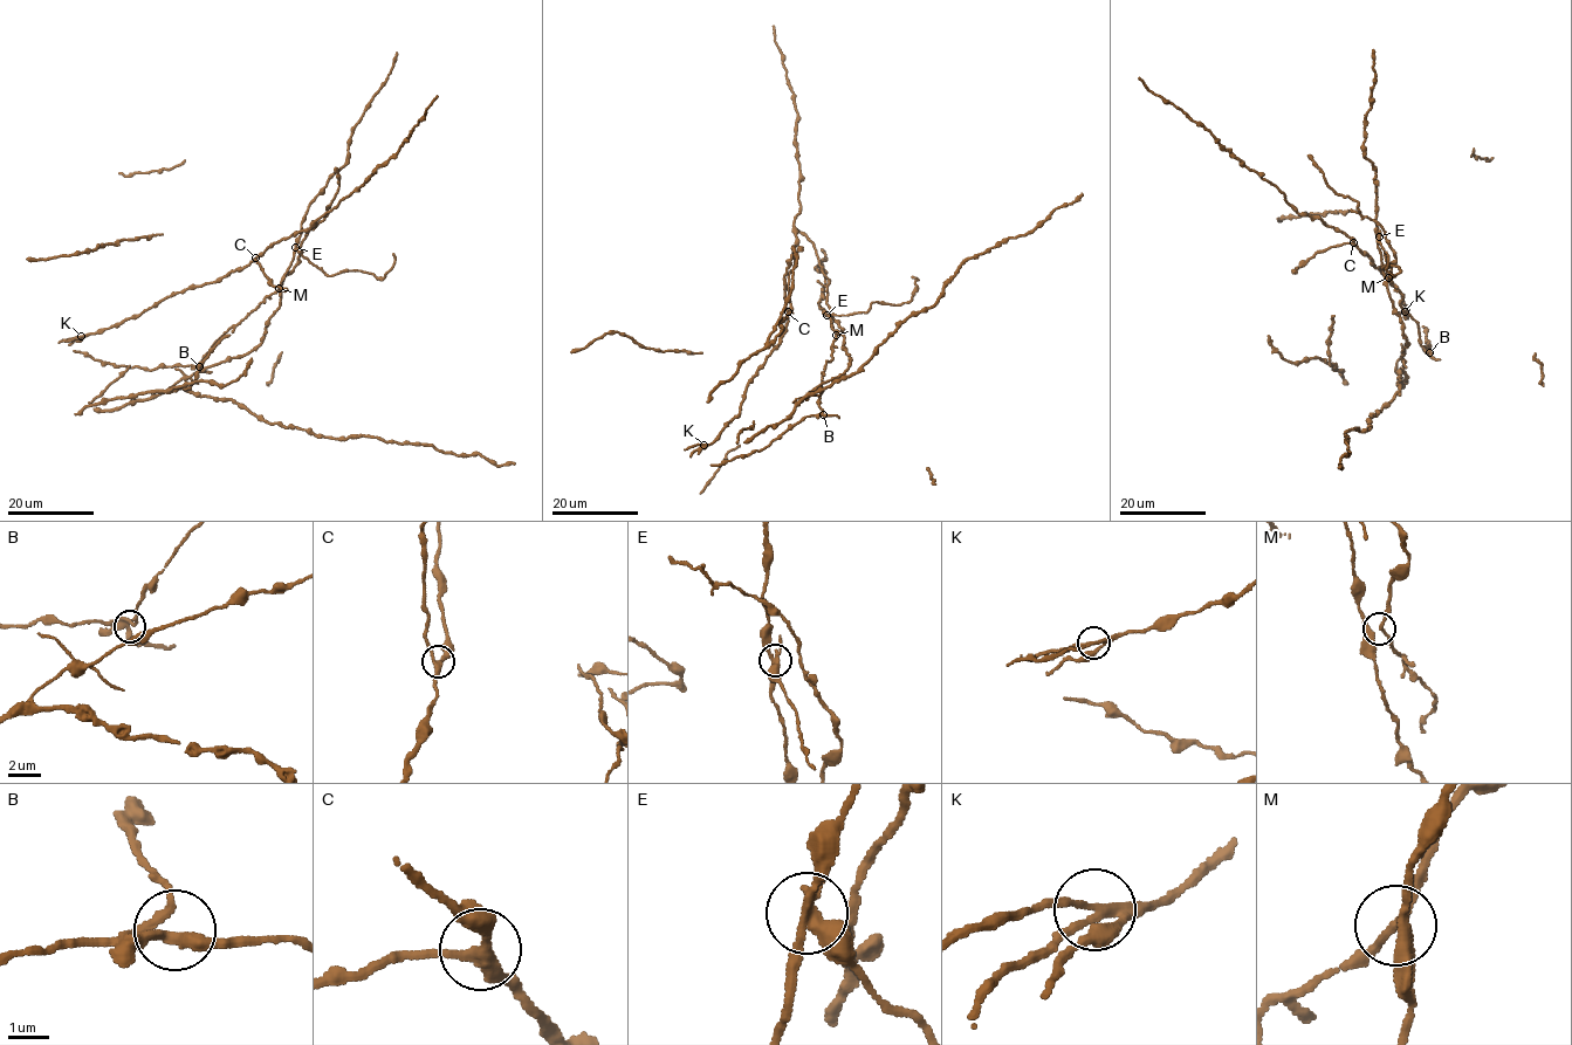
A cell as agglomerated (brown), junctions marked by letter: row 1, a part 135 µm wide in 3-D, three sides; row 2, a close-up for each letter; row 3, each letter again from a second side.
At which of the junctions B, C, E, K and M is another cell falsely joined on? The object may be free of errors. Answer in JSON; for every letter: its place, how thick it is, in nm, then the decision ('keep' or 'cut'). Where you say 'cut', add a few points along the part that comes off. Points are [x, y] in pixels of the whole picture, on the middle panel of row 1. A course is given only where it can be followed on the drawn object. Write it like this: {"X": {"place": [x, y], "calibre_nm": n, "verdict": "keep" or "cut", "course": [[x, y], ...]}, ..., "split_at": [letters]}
{"B": {"place": [823, 414], "calibre_nm": 280, "verdict": "keep"}, "C": {"place": [788, 311], "calibre_nm": 280, "verdict": "keep"}, "E": {"place": [826, 315], "calibre_nm": 280, "verdict": "cut", "course": [[826, 315], [848, 316], [869, 309], [872, 302], [900, 304], [908, 301], [917, 288], [918, 279], [911, 277]]}, "K": {"place": [704, 445], "calibre_nm": 180, "verdict": "keep"}, "M": {"place": [836, 335], "calibre_nm": 200, "verdict": "keep"}, "split_at": ["E"]}

